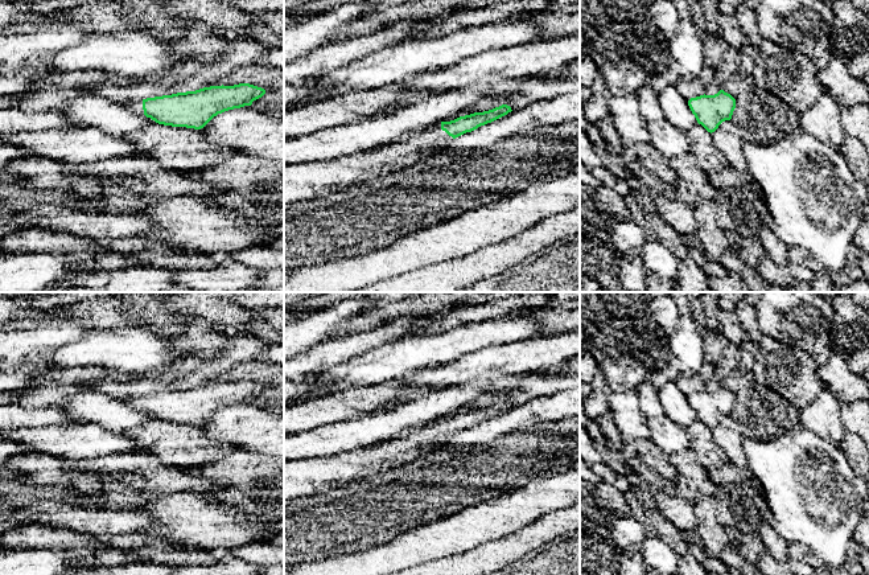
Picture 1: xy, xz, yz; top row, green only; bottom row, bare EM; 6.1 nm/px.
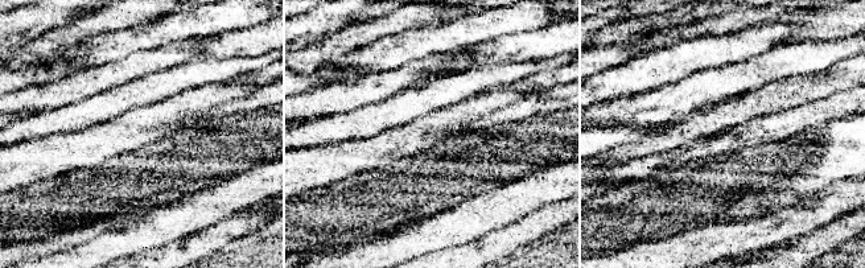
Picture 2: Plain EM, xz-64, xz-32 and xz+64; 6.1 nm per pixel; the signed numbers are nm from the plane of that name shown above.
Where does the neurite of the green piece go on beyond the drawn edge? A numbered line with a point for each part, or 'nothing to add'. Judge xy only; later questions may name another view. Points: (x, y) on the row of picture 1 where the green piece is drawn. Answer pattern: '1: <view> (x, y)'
1: xy (136, 106)

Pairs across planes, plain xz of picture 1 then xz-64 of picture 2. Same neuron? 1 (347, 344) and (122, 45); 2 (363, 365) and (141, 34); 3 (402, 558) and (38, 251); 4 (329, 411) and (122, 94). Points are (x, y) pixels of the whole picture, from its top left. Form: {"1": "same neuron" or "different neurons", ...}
{"1": "different neurons", "2": "same neuron", "3": "different neurons", "4": "different neurons"}

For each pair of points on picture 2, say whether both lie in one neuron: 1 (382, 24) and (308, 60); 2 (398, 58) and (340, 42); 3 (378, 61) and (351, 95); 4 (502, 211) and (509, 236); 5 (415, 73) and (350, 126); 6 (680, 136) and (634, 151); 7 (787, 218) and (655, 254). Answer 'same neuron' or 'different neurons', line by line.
1: same neuron
2: different neurons
3: different neurons
4: different neurons
5: different neurons
6: same neuron
7: same neuron

